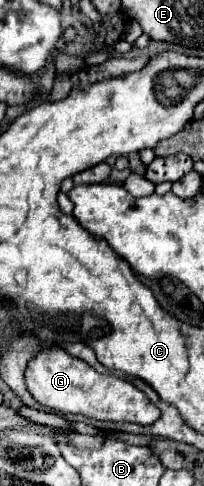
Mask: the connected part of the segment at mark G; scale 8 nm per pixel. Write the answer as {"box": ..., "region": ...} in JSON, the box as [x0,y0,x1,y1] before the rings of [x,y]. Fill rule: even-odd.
{"box":[26,348,160,424],"region":[[[60,348],[44,350],[28,362],[26,384],[30,394],[42,406],[64,414],[80,414],[90,420],[136,422],[136,424],[152,424],[160,416],[160,410],[136,386],[132,386],[124,378],[100,374],[92,370],[84,360],[72,358]]]}

